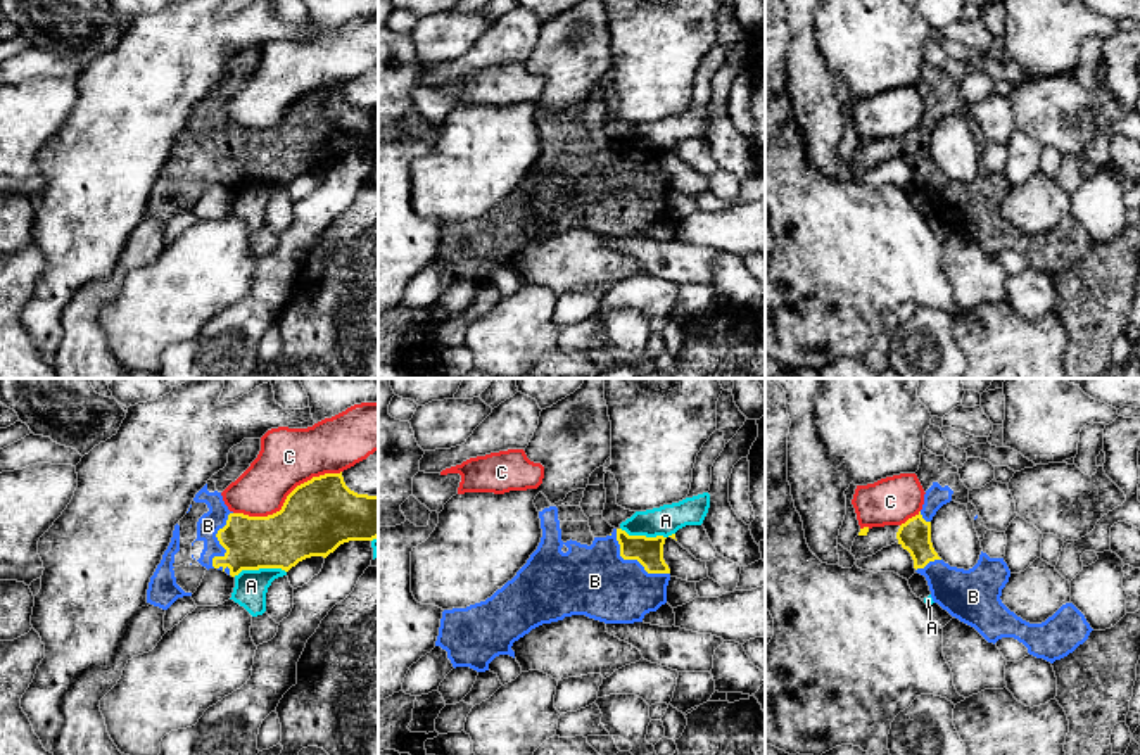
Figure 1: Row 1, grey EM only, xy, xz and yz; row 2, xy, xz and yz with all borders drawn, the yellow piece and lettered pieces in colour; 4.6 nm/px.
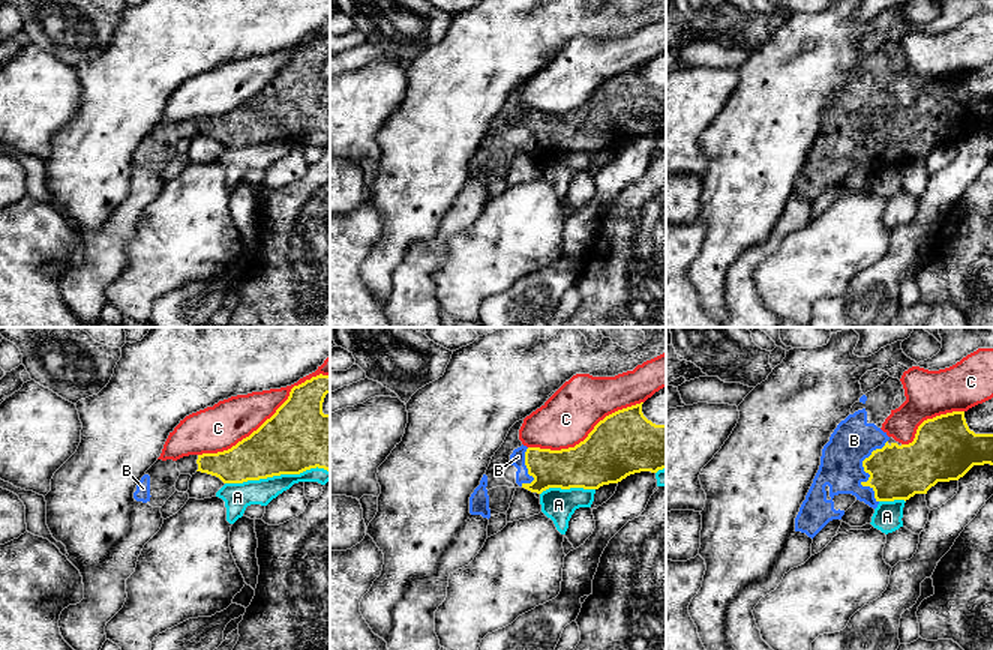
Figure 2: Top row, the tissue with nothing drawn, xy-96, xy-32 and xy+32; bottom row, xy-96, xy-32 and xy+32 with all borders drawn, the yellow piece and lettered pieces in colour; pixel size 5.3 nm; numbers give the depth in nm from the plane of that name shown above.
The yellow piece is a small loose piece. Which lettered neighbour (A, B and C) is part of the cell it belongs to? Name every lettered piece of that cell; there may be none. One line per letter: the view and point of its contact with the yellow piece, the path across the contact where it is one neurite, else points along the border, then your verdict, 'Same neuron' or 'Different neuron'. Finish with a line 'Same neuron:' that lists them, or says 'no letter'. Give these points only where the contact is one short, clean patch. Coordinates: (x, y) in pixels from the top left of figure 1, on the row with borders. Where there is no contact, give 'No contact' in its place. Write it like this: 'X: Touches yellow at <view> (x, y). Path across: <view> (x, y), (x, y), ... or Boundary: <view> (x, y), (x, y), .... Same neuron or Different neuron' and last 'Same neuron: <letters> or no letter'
A: Touches yellow at xz (648, 538). Different neuron
B: Touches yellow at xz (633, 558). Same neuron
C: Touches yellow at xy (285, 500). Different neuron
Same neuron: B

